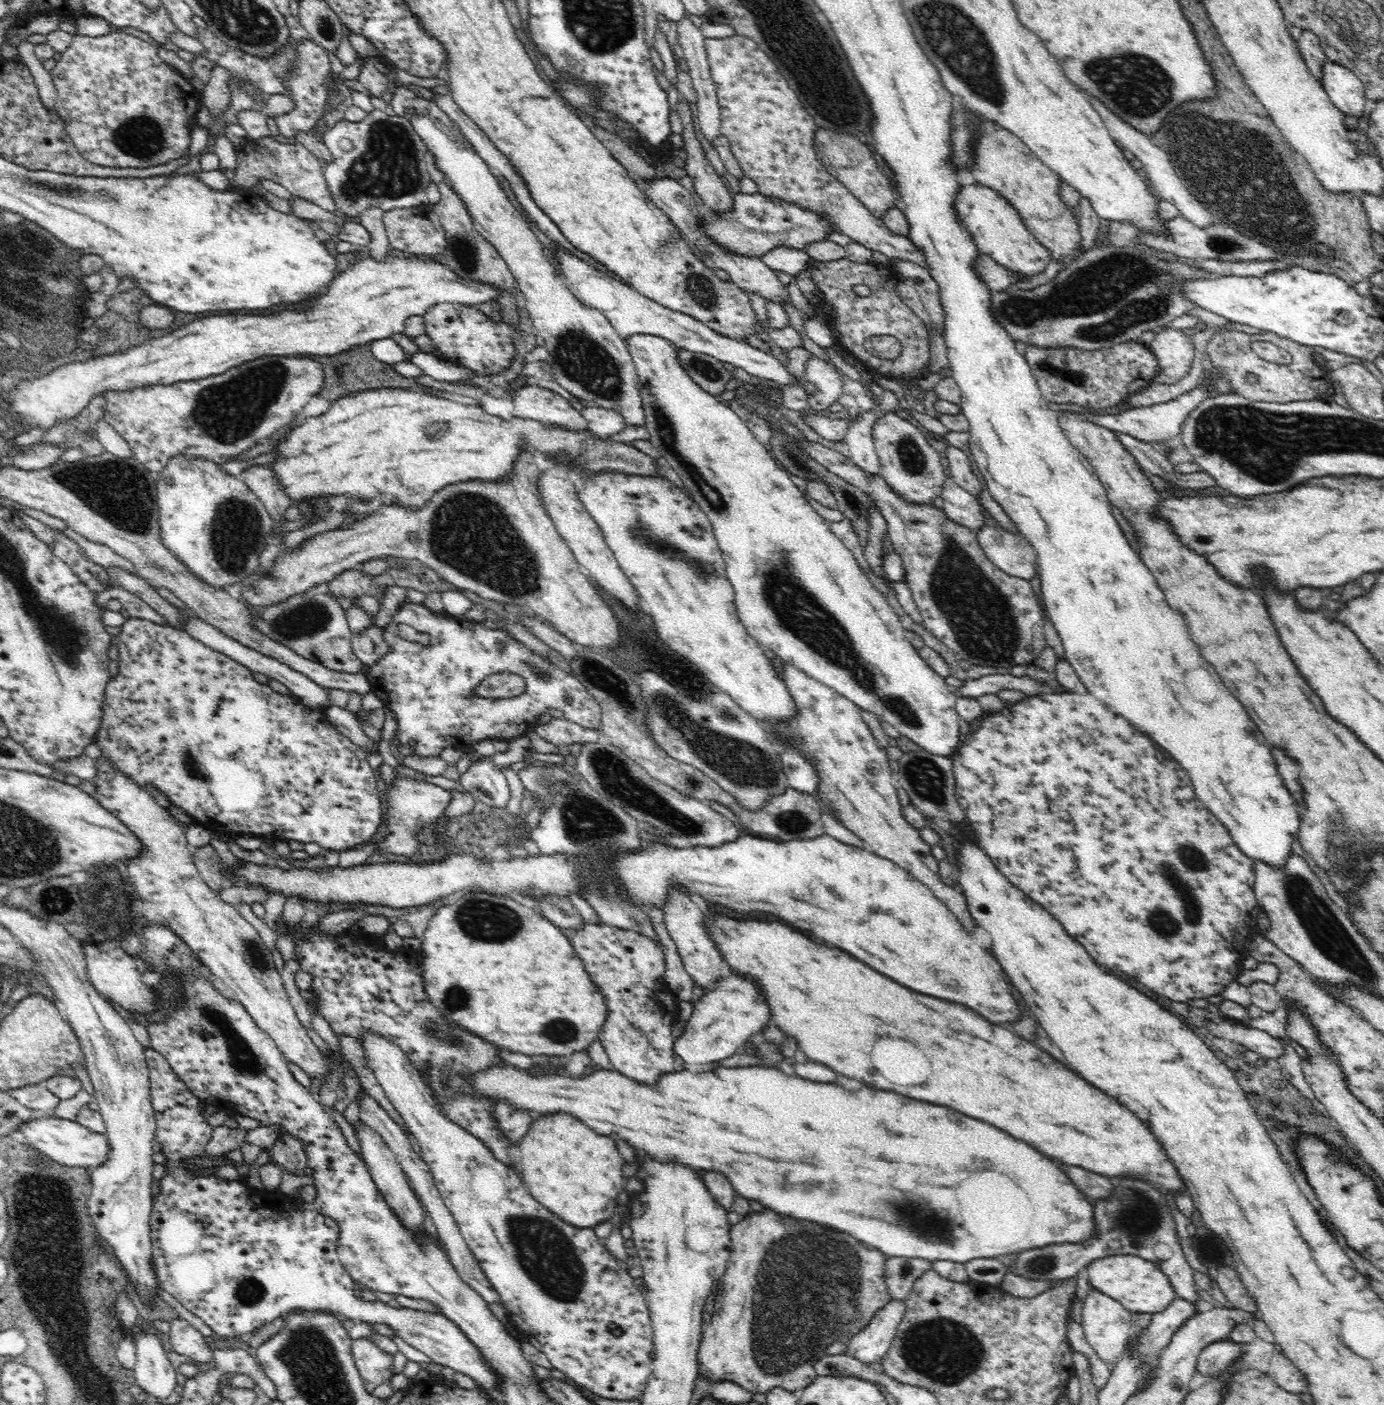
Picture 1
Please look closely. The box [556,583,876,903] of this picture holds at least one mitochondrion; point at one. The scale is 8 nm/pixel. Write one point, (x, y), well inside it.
(718, 735)

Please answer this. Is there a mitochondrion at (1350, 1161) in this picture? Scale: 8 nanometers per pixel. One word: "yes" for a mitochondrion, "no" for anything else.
no

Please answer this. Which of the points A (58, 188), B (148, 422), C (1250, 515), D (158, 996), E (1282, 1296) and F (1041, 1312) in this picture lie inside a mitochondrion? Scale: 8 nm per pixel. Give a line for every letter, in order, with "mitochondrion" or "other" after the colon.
A: mitochondrion
B: other
C: other
D: other
E: other
F: other

